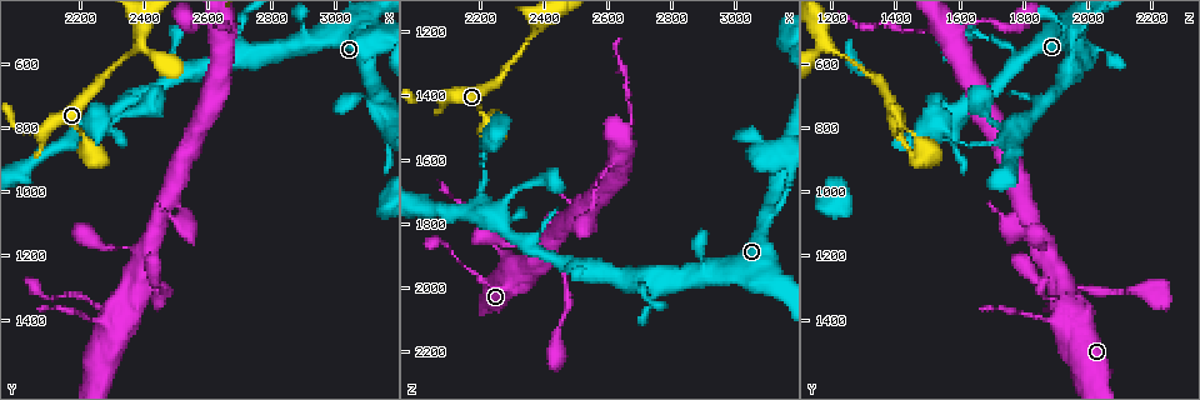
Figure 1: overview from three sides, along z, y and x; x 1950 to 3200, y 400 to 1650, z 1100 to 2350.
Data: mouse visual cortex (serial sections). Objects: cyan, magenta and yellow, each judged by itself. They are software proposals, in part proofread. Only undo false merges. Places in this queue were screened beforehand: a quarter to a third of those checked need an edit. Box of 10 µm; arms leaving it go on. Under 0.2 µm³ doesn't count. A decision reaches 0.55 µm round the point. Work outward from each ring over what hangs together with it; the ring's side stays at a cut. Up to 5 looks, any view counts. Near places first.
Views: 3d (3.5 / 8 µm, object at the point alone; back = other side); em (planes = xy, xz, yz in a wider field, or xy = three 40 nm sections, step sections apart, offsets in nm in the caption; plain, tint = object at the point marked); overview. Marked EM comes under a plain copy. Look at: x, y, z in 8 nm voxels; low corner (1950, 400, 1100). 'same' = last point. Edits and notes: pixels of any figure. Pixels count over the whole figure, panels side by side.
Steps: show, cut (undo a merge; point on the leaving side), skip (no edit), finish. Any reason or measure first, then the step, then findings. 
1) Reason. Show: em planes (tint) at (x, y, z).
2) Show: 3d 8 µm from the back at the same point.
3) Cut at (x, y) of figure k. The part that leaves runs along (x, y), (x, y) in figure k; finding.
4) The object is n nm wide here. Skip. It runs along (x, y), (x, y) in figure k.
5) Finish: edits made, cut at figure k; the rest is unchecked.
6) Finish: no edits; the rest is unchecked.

Thin arm on a thick one. Show: 3d 3.5 µm at (2420, 1290, 1920).

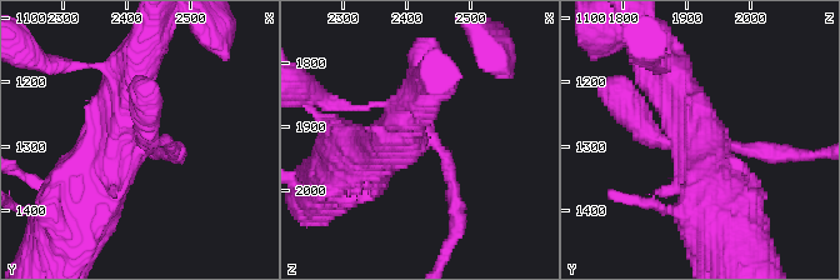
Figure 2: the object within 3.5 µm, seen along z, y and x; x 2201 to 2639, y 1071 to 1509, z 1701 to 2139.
Show: em xy step 3 (tint) at (2420, 1300, 1915).

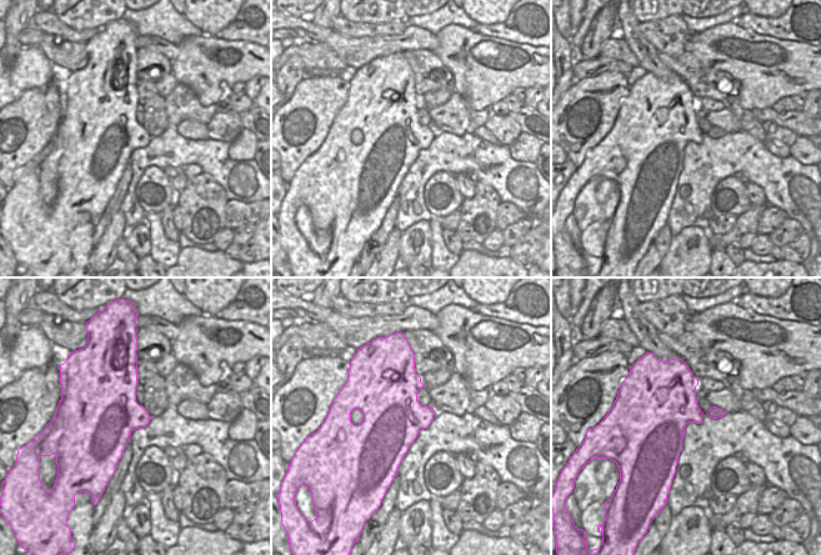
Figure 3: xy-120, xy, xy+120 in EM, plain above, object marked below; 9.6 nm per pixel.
Skip. It runs along (718, 216), (689, 109), (660, 71) in figure 2; continuous, no second cell.

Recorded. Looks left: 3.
Narrows sharply. Show: 3d 8 µm at (2040, 820, 1400).

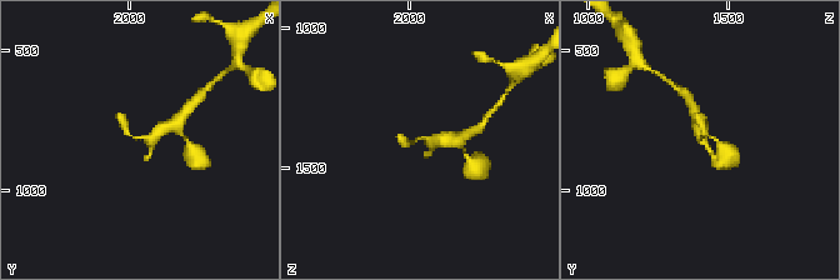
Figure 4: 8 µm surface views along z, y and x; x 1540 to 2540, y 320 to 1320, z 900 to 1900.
Show: em planes (tint) at the same point.

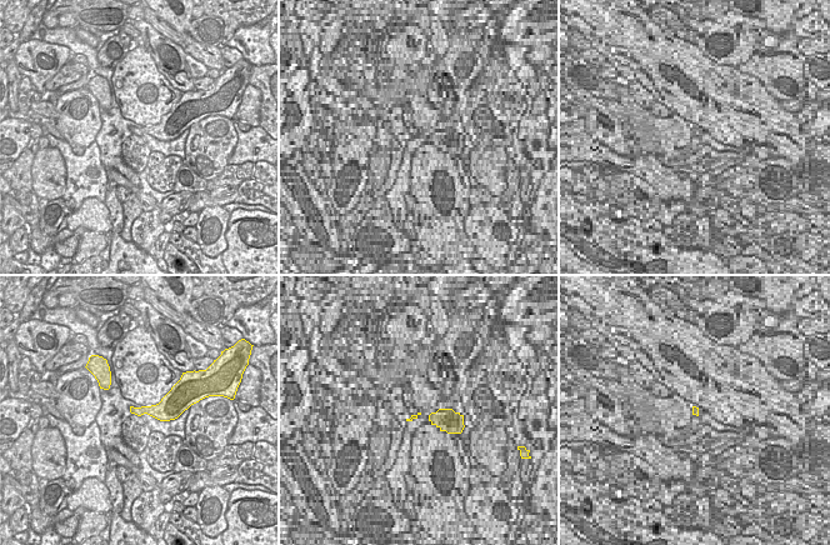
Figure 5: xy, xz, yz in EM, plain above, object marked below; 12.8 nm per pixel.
Skip. It runs along (178, 124), (140, 139), (125, 130), (119, 115) in figure 4; one cell here.

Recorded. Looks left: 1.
Finish: no edits; the rest is unchecked.

